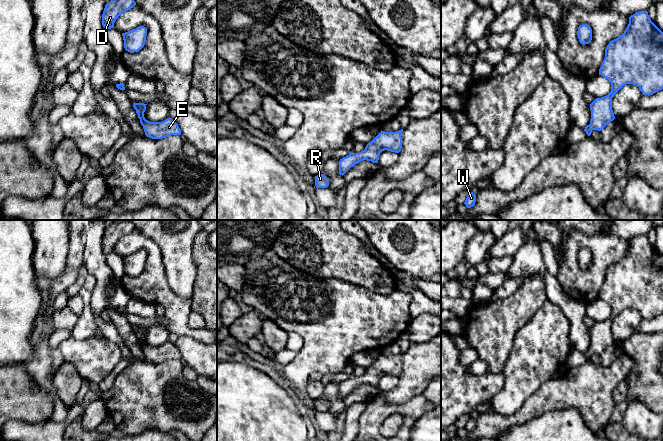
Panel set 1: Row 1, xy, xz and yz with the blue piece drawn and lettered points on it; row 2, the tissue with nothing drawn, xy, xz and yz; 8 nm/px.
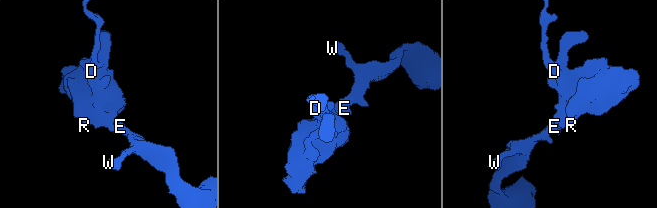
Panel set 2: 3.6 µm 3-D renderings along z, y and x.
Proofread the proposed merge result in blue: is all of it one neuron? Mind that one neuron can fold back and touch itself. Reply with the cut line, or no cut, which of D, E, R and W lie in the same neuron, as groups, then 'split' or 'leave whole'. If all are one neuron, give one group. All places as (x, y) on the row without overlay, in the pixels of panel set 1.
no cut; D E R W; leave whole

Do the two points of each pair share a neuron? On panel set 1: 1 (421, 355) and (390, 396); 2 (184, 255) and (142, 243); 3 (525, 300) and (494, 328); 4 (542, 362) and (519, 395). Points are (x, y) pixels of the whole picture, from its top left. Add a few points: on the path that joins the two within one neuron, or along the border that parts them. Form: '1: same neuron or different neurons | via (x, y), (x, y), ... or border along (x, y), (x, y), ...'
1: same neuron | via (419, 366), (416, 375), (401, 390)
2: different neurons | border along (142, 233), (158, 246), (166, 271)
3: same neuron | via (517, 308), (502, 320)
4: same neuron | via (535, 370), (519, 387)

